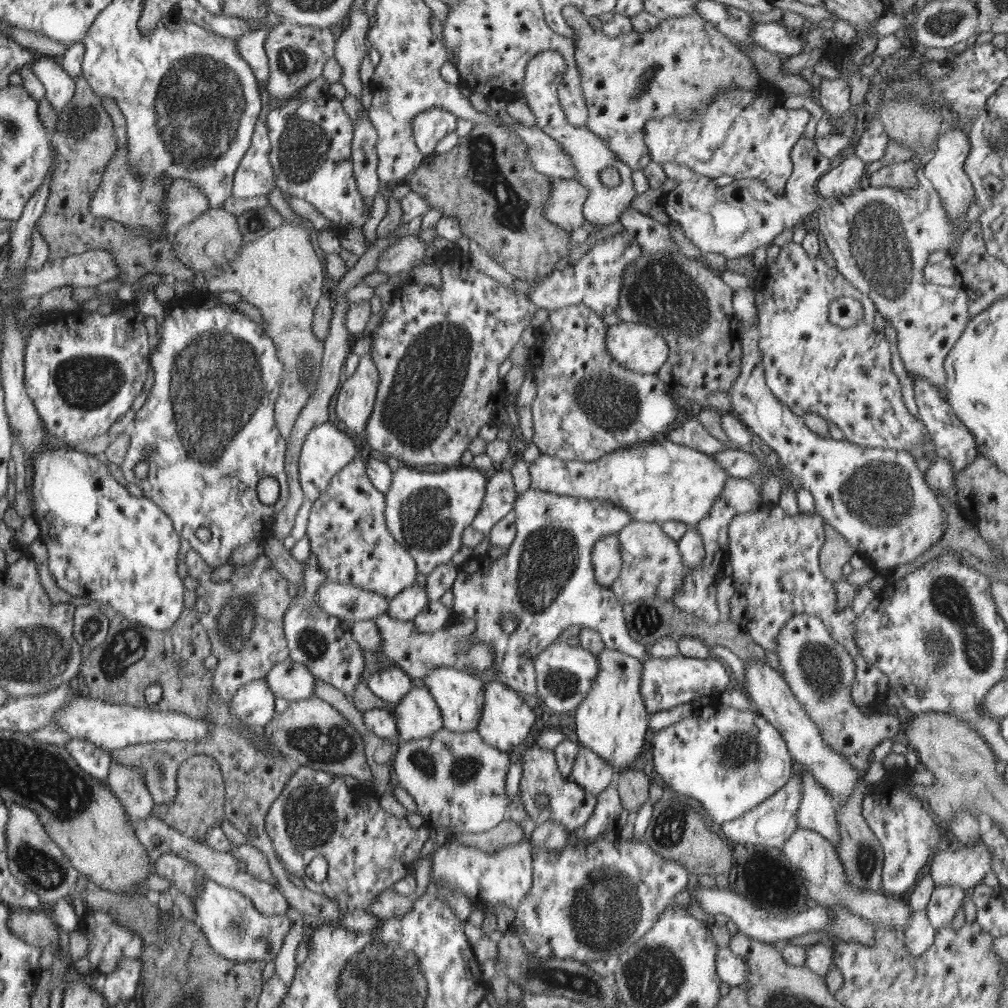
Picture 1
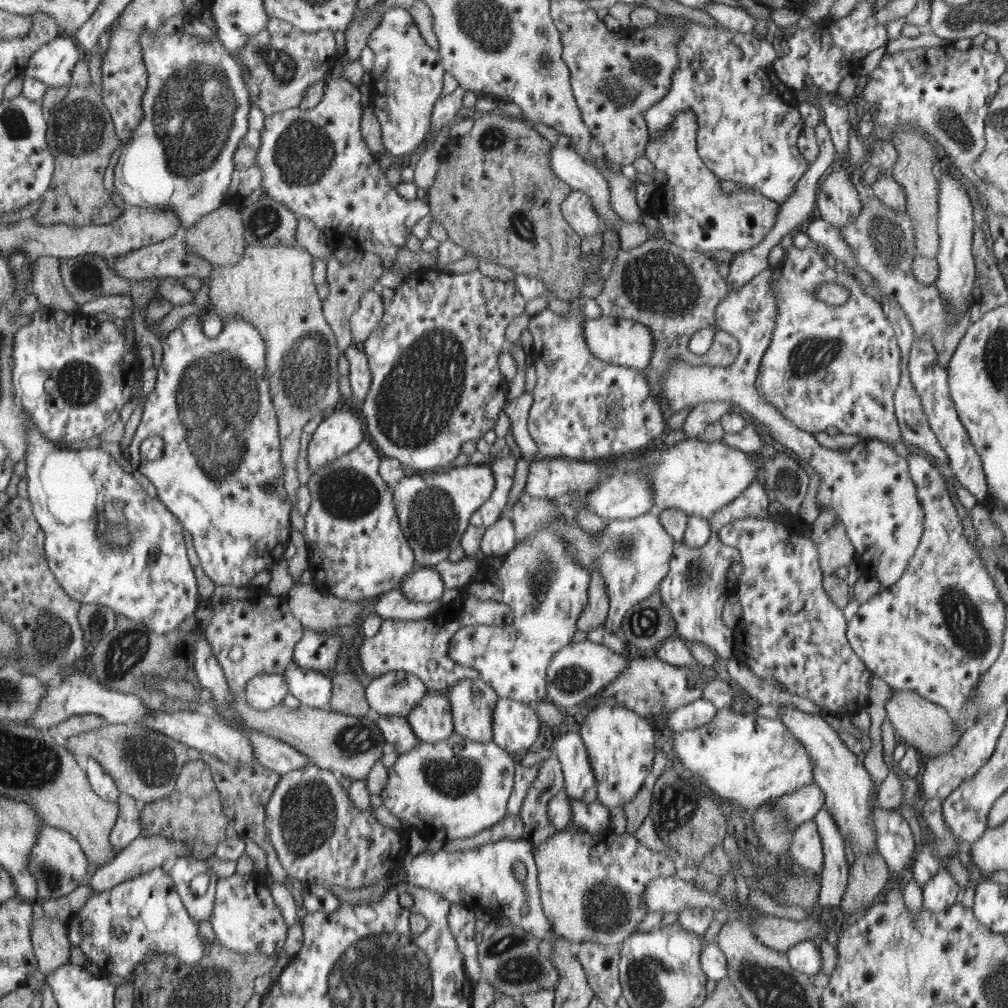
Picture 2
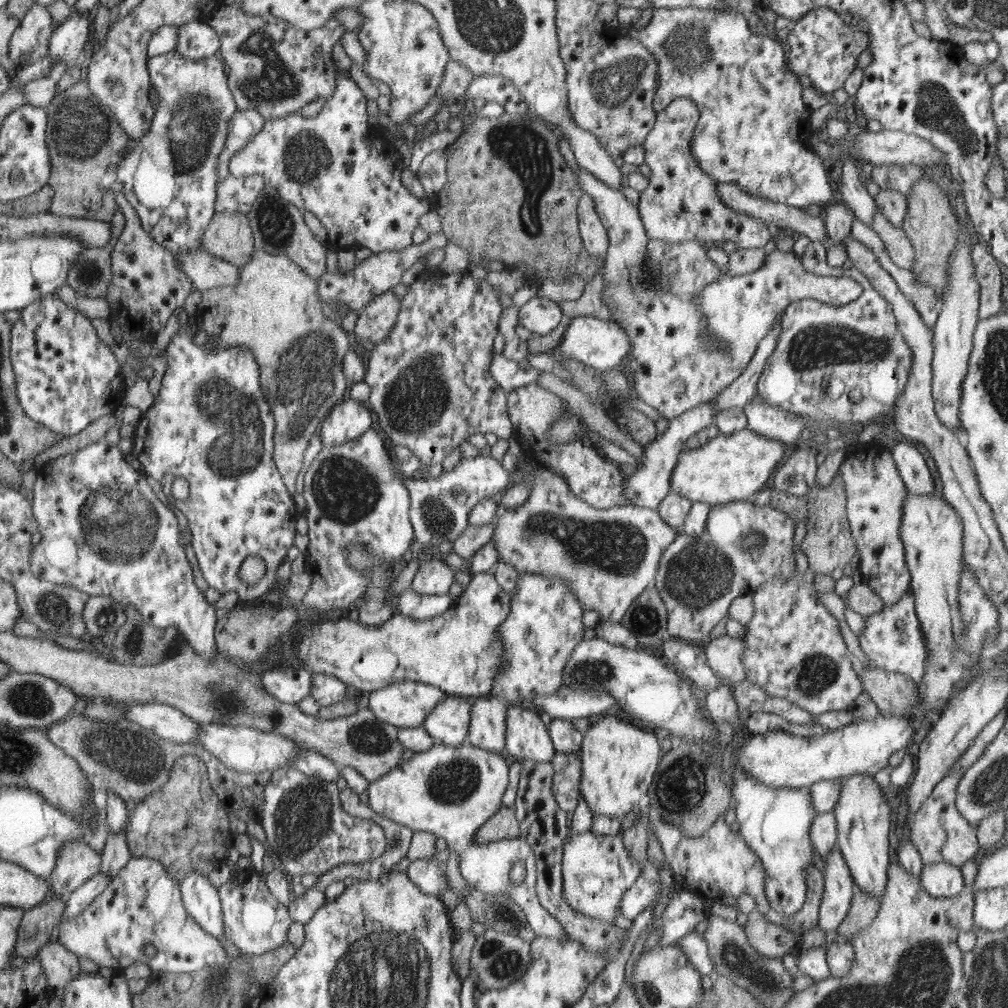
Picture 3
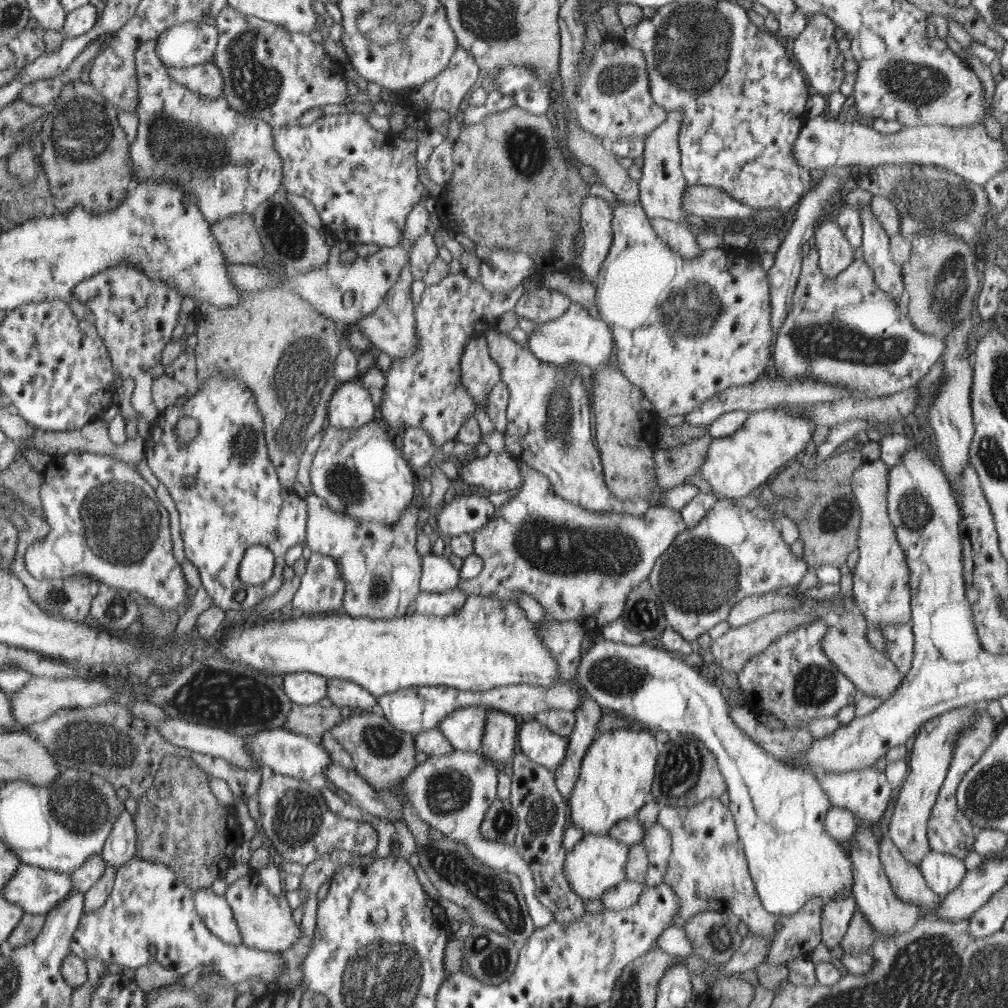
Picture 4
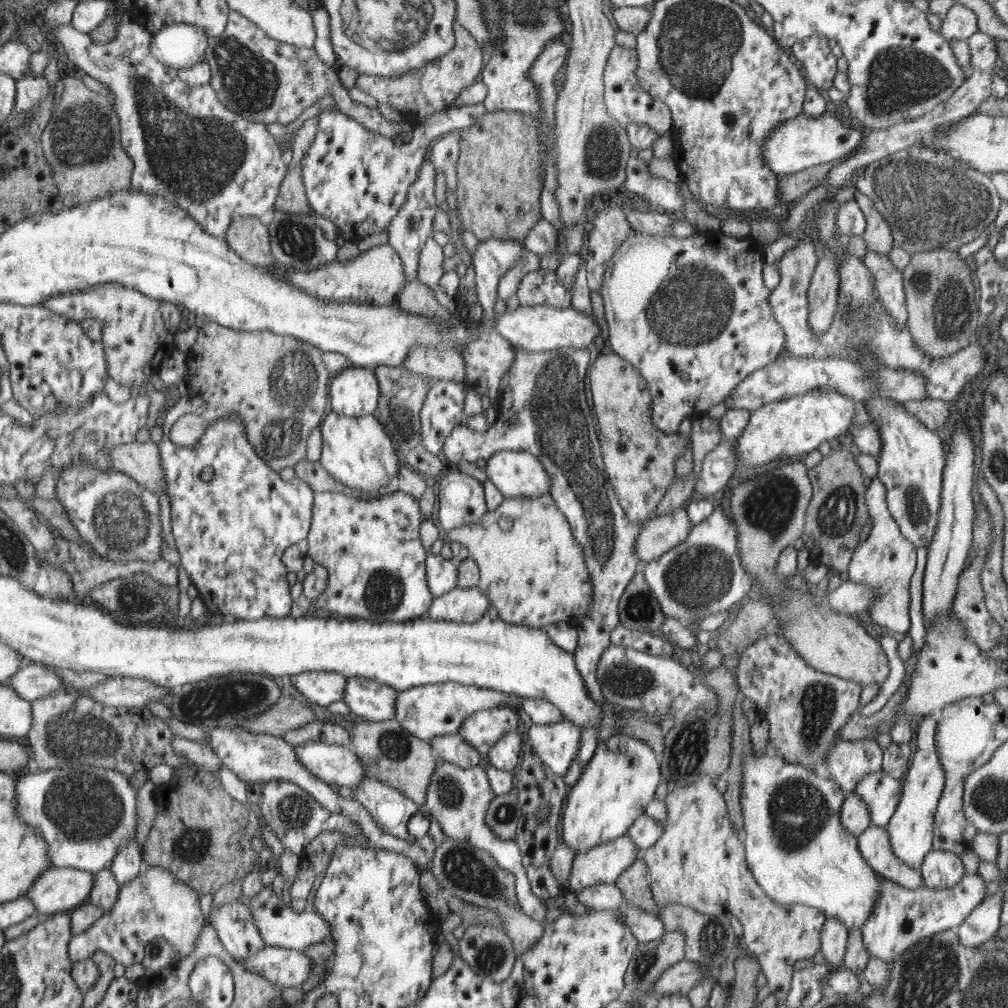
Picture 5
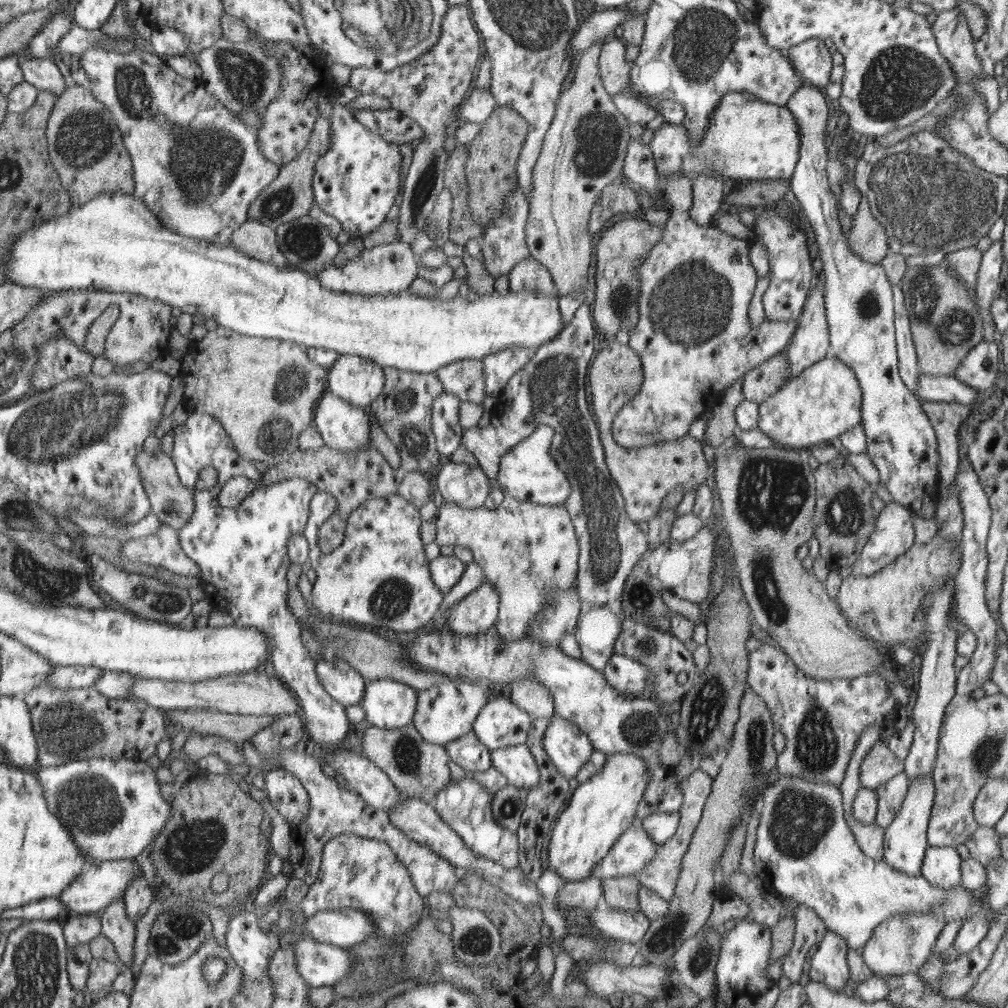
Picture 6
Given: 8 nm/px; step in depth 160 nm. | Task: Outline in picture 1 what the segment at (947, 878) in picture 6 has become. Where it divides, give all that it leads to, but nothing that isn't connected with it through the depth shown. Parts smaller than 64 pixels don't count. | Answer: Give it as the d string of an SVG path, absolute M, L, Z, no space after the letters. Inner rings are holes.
M936 886L927 906L930 924L938 930L950 926L956 912L963 906L965 889L957 886Z

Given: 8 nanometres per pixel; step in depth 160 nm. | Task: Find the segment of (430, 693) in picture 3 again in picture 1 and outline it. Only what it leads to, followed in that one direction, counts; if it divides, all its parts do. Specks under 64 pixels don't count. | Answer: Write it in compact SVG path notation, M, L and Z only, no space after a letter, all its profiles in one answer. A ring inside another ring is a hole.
M400 668L372 670L366 674L364 683L368 689L384 699L392 710L402 697L407 697L412 692L412 679Z

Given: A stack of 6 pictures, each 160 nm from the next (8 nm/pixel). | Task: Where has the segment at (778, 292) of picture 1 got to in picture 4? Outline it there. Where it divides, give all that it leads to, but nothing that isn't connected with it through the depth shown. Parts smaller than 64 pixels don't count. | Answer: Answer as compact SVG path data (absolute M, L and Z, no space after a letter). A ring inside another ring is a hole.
M811 248L808 255L802 259L801 273L797 280L792 302L786 320L781 324L779 333L775 337L775 349L772 354L774 357L774 369L776 368L775 374L781 376L781 378L793 378L793 376L797 376L797 378L813 378L813 380L821 380L821 382L827 382L827 384L843 386L843 388L847 388L847 390L851 392L852 396L861 398L890 396L891 394L902 392L904 389L917 384L928 374L929 368L938 362L938 358L940 358L945 348L945 342L943 340L936 340L932 335L924 334L912 324L906 311L898 308L898 304L896 304L896 300L892 298L891 294L884 292L878 286L878 283L875 281L874 271L868 266L865 260L852 261L846 270L837 274L836 278L829 279L821 271L817 248Z

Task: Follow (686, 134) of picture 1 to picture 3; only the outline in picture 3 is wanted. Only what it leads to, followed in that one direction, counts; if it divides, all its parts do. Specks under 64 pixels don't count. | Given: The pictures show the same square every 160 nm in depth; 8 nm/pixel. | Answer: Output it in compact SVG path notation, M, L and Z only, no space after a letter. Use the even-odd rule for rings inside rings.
M698 5L684 6L674 9L653 9L653 17L646 26L642 25L641 29L623 29L626 38L637 38L642 44L654 55L657 64L658 87L656 87L656 95L654 95L653 108L658 114L664 111L675 99L679 97L690 98L697 106L700 116L694 134L692 136L691 153L695 158L698 166L714 179L717 183L730 183L738 185L740 189L744 189L750 195L759 197L768 201L775 201L786 206L805 209L814 204L826 206L829 202L834 201L834 191L830 187L828 171L822 164L822 159L812 150L809 140L813 134L811 128L810 115L812 110L805 106L802 100L802 86L799 78L788 69L788 64L784 61L784 50L779 40L773 35L761 34L755 35L748 27L748 21L739 9L728 7L728 12L719 12L716 10L702 10Z

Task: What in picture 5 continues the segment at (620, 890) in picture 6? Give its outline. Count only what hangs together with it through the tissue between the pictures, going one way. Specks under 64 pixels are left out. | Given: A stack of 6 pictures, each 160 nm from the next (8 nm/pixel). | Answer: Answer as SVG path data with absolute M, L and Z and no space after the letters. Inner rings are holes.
M640 857L624 869L614 884L623 892L628 904L656 914L658 906L650 890L646 863Z

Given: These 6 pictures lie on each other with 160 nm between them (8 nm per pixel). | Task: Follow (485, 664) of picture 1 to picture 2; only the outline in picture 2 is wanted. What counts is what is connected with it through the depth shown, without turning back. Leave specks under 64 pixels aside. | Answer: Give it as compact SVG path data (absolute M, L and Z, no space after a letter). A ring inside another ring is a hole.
M458 596L450 604L443 604L432 617L422 620L387 619L382 629L360 645L360 666L373 679L393 671L404 671L422 680L432 692L443 693L465 680L478 680L480 671L470 666L460 666L450 657L452 638L466 626L475 628L486 624L506 624L509 609L503 603L480 601L475 596Z

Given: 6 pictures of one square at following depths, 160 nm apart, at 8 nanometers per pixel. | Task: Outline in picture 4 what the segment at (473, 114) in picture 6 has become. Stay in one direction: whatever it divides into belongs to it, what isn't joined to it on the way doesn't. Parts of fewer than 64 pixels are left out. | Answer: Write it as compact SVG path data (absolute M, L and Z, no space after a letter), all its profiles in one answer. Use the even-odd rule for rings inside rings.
M350 114L350 116L342 115L323 115L318 117L310 126L282 126L274 130L274 147L277 153L281 155L281 161L284 163L283 180L281 186L285 188L287 195L297 195L309 200L310 203L320 212L321 220L324 222L325 229L334 240L345 242L346 246L353 244L377 244L379 247L395 247L401 244L405 236L405 222L408 220L409 214L413 211L413 206L422 202L425 189L418 180L416 168L416 148L418 146L418 139L416 141L402 140L396 136L394 143L388 140L388 132L374 130L366 116L362 114Z

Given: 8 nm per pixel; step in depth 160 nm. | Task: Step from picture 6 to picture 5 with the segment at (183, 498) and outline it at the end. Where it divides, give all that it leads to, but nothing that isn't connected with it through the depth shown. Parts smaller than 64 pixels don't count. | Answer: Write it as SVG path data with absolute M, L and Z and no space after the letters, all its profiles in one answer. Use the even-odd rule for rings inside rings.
M153 441L145 443L128 443L124 448L116 446L109 452L112 468L116 471L130 473L143 487L154 494L167 491L167 484L161 467L160 449Z

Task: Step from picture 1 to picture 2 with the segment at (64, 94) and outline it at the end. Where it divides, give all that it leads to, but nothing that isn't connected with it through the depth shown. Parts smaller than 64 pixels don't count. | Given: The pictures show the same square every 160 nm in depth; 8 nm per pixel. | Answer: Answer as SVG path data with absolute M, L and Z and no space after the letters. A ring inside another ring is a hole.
M58 36L33 54L23 75L40 80L48 88L62 88L72 81L73 71L84 57L80 43L72 36Z

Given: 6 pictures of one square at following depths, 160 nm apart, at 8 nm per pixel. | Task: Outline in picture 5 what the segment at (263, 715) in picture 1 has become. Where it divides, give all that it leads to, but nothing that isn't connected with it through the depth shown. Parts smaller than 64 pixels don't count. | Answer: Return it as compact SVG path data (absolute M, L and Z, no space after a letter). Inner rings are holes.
M330 671L301 673L294 675L291 681L296 690L302 693L307 700L323 708L328 707L332 702L343 700L349 686L346 676Z

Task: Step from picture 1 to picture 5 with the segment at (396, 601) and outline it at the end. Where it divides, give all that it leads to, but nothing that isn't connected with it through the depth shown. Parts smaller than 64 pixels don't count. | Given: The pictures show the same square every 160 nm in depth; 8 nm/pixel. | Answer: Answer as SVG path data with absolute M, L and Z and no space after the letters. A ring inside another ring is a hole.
M430 554L428 574L430 591L433 592L434 597L447 594L457 587L458 567L453 560Z

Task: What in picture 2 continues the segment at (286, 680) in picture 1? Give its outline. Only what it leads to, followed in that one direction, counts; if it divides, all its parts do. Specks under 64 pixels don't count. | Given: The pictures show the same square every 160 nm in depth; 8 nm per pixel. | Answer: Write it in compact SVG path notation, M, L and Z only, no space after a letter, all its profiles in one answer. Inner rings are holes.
M290 664L283 672L289 680L290 694L298 698L302 707L327 708L333 697L333 679L319 671Z

